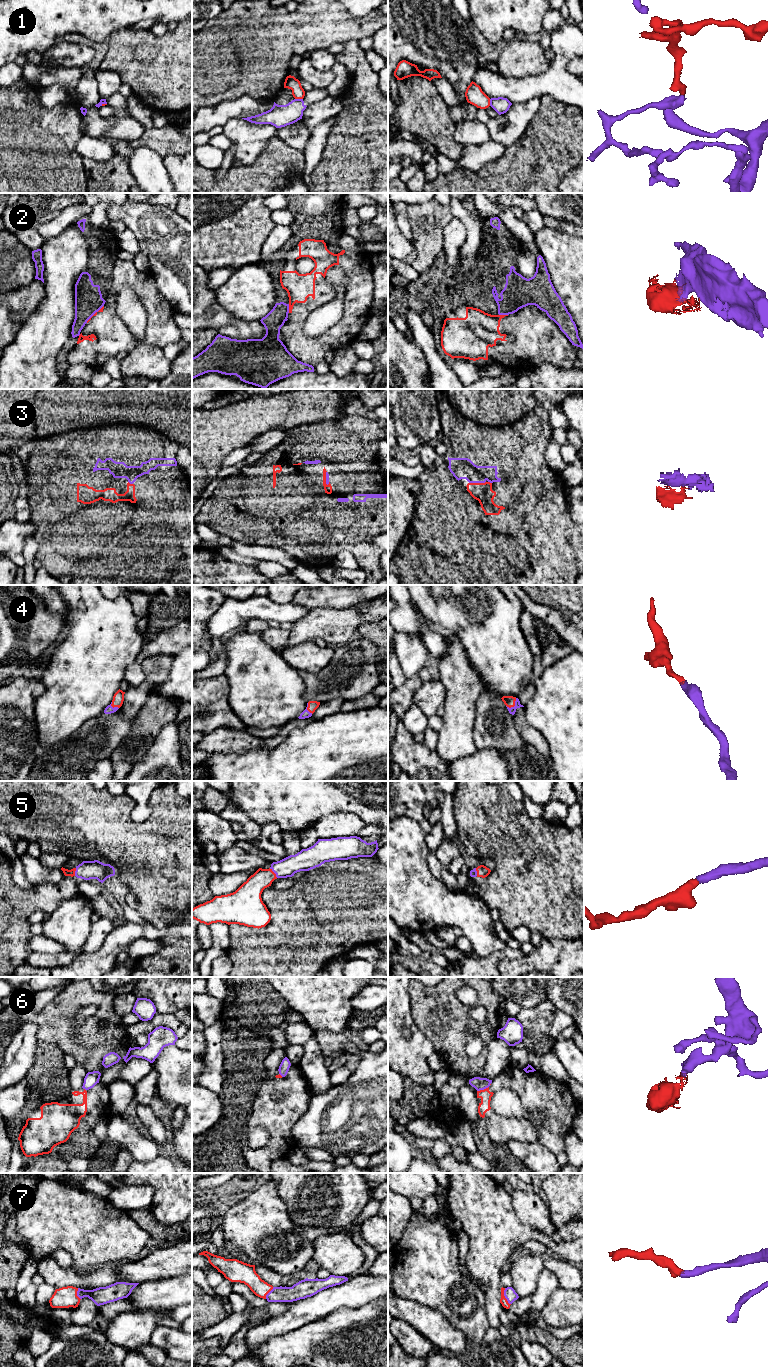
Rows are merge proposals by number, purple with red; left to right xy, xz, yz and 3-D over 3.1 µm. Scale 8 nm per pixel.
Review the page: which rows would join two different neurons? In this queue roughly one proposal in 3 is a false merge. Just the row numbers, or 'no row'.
1, 2, 6

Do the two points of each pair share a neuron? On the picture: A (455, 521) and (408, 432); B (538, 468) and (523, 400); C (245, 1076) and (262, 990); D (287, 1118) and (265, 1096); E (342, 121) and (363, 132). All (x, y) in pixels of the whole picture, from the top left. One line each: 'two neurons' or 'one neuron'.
A: two neurons
B: two neurons
C: one neuron
D: one neuron
E: one neuron

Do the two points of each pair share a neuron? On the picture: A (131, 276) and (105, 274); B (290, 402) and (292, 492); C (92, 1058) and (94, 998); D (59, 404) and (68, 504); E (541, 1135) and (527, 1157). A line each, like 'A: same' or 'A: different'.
A: different
B: different
C: same
D: different
E: different

